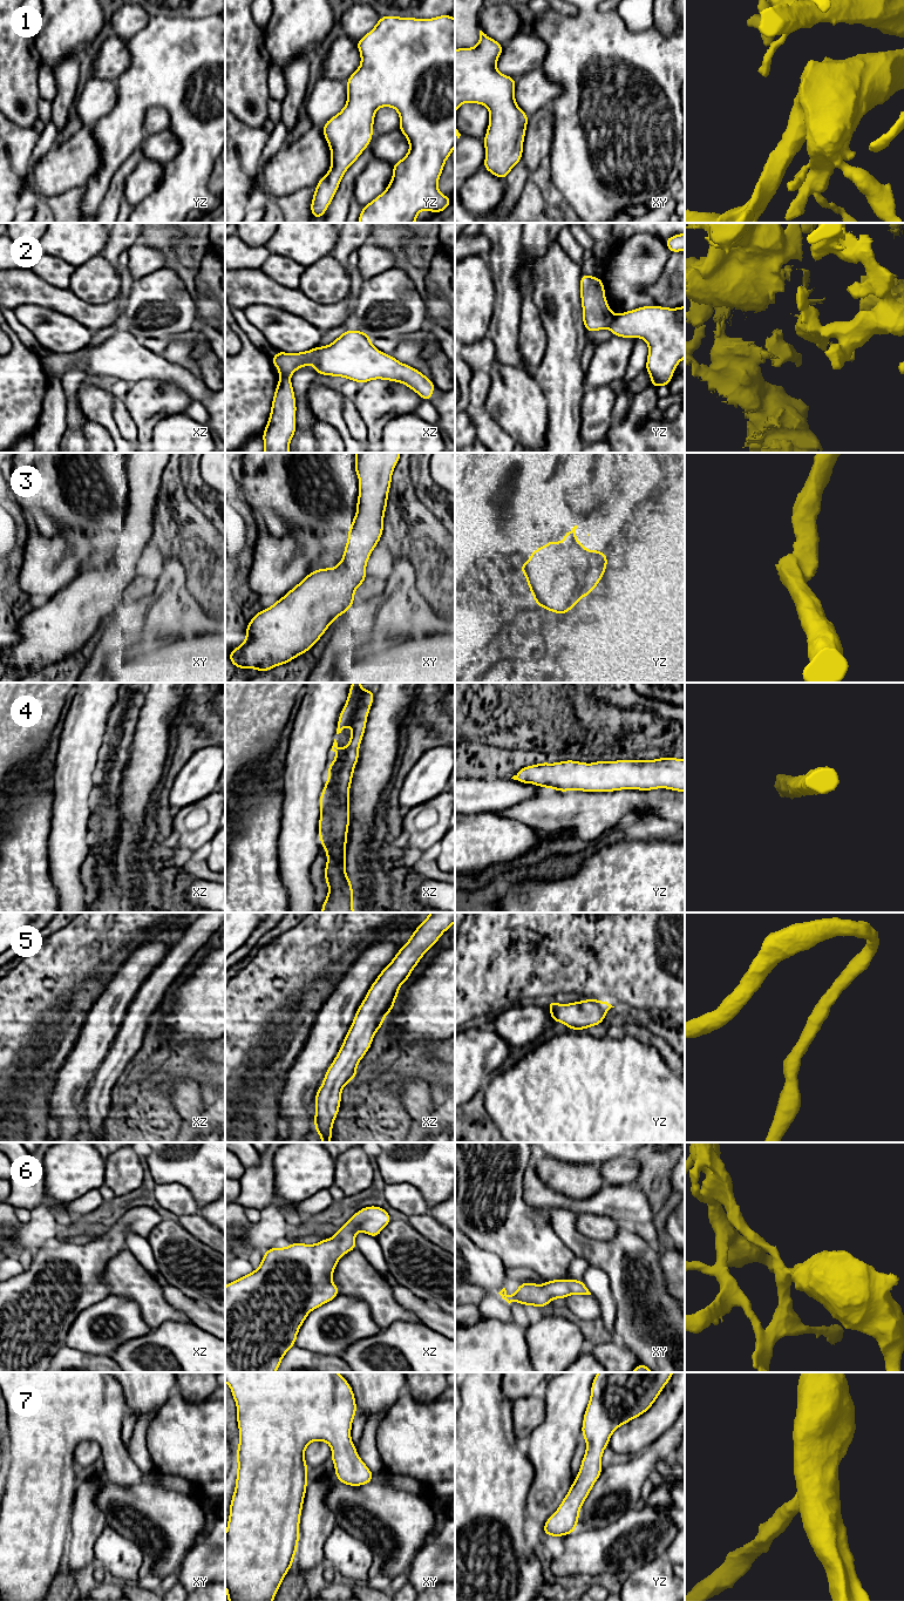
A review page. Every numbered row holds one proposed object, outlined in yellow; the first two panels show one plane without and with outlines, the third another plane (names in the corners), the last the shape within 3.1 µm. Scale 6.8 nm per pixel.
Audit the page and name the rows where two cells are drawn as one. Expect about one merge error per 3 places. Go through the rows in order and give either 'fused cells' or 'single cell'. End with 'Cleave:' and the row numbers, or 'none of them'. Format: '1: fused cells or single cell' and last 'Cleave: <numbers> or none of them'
1: single cell
2: fused cells
3: single cell
4: single cell
5: single cell
6: single cell
7: single cell
Cleave: 2

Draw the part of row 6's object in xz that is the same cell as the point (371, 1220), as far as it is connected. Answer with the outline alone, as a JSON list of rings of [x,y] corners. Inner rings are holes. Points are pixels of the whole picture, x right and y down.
[[[379,1206],[358,1210],[340,1229],[335,1237],[315,1244],[291,1243],[286,1248],[272,1247],[263,1254],[258,1269],[225,1287],[225,1372],[276,1372],[285,1354],[295,1345],[297,1335],[307,1315],[339,1296],[339,1288],[332,1282],[333,1271],[340,1257],[356,1249],[355,1233],[361,1230],[376,1237],[393,1219]]]

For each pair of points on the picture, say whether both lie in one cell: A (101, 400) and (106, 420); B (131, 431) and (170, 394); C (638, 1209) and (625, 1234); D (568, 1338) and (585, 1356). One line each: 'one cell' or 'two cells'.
A: one cell
B: two cells
C: two cells
D: two cells

